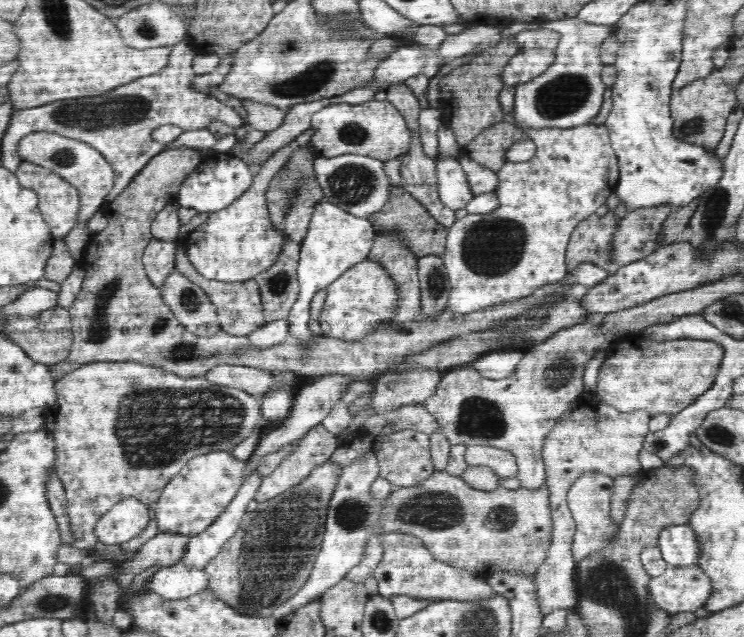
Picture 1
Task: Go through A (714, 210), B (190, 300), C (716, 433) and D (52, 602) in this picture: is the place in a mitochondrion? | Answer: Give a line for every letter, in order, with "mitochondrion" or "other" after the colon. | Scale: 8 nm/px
A: mitochondrion
B: mitochondrion
C: mitochondrion
D: mitochondrion

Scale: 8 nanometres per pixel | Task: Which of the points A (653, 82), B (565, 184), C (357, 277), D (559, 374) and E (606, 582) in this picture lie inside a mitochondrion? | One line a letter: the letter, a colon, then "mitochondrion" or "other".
A: mitochondrion
B: other
C: other
D: mitochondrion
E: mitochondrion

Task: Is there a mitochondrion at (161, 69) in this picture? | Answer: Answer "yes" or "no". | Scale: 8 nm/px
no

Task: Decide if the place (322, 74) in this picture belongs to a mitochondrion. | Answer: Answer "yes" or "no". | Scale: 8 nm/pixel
yes

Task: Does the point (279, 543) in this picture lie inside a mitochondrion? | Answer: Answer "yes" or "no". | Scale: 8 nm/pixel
yes

